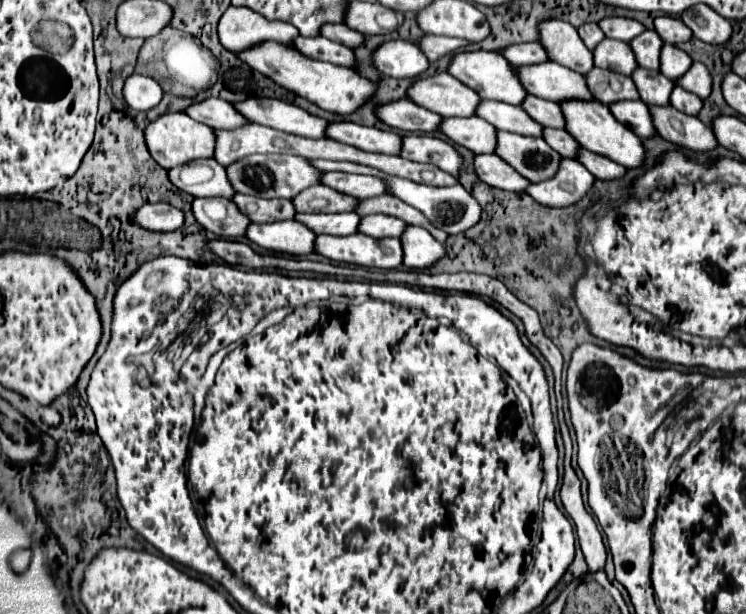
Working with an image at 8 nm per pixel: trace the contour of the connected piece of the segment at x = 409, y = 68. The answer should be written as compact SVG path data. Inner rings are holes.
M390 40L374 52L374 64L384 76L418 78L430 68L426 54L412 42Z

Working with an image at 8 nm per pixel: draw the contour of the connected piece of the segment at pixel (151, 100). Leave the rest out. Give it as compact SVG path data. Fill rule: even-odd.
M132 74L126 84L124 84L124 98L126 104L138 112L148 112L152 108L156 108L162 100L164 92L158 86L158 82L154 82L148 76L140 76L140 74Z

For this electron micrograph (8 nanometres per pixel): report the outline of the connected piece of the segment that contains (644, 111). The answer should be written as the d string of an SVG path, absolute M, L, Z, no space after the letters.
M642 100L614 102L610 104L610 110L616 116L616 120L620 120L622 124L628 124L628 128L632 128L632 132L636 132L640 138L646 140L656 136L656 126L654 126L650 108Z

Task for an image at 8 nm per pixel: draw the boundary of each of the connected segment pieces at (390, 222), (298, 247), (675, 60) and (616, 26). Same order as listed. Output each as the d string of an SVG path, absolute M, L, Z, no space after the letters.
M384 214L364 216L360 222L360 232L374 236L374 238L388 238L392 234L396 238L400 238L406 228L408 228L408 224L404 224L402 220L398 220L394 216L384 216Z
M282 220L272 224L250 224L246 238L254 244L280 254L302 256L314 252L316 232L298 220Z
M664 44L664 52L660 54L660 72L664 76L676 82L690 70L690 66L692 66L692 58L684 50L672 44Z
M604 18L600 22L600 28L604 30L606 38L614 38L614 40L622 40L622 42L632 42L638 34L642 34L646 30L644 24L640 24L638 20L632 18Z

